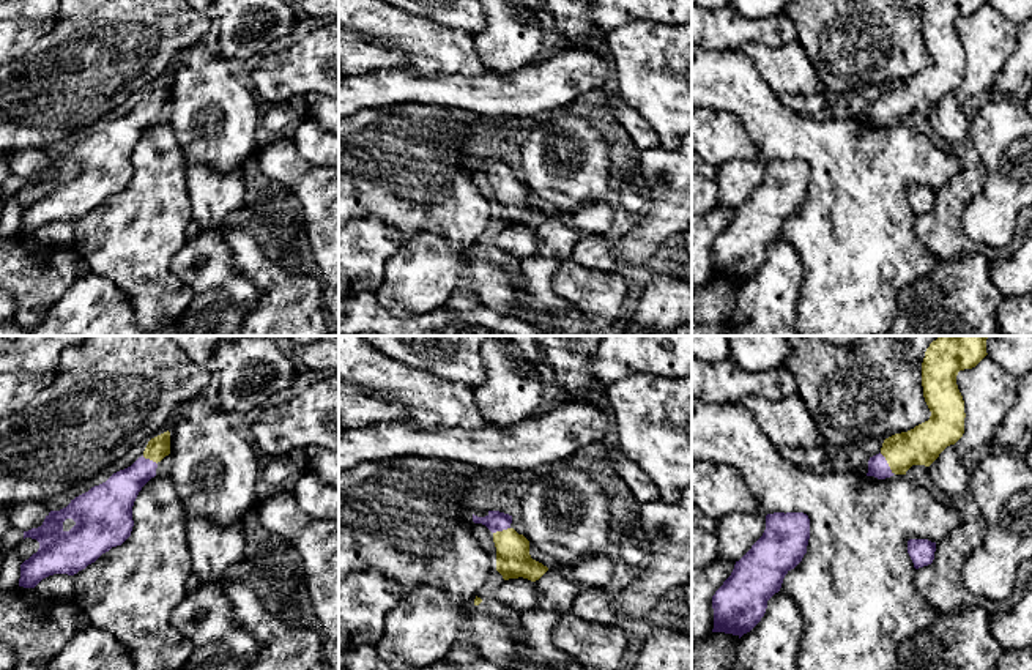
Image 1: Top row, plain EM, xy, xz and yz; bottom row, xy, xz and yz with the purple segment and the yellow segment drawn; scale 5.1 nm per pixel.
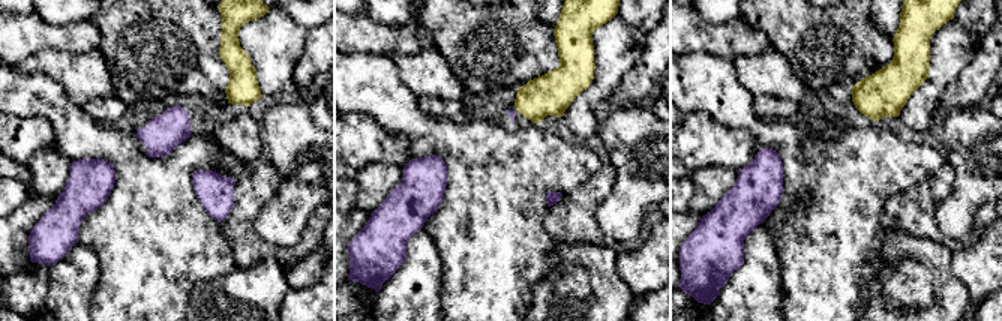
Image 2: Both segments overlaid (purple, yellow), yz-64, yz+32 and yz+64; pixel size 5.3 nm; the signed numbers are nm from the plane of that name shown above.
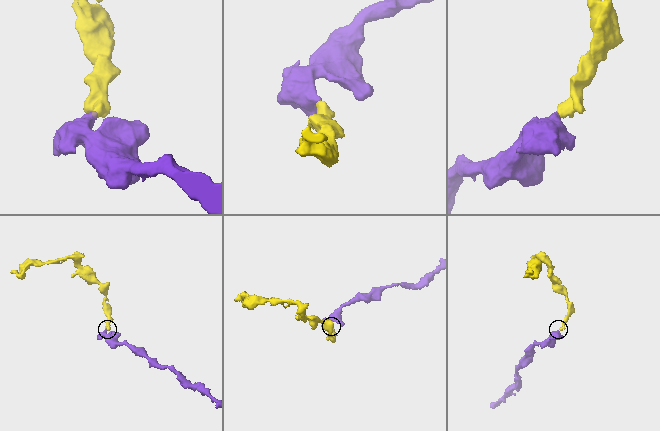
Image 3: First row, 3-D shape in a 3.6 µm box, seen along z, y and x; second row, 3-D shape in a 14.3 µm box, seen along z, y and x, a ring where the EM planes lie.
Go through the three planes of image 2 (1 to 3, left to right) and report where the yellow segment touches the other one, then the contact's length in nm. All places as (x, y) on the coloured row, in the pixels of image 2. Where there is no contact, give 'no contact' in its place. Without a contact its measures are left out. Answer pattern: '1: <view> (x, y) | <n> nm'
1: no contact
2: no contact
3: no contact

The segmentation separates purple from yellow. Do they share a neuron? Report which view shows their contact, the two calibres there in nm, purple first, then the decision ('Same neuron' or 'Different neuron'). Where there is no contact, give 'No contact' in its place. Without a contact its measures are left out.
Touches purple in yz. Thickness 110 nm (purple) against 200 nm. Same neuron

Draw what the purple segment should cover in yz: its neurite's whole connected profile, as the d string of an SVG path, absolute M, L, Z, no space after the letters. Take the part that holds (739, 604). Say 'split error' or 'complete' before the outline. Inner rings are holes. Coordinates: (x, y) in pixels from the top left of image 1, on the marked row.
complete | M774 512L766 516L766 530L752 549L734 564L731 575L712 596L714 629L739 638L750 632L764 616L767 601L780 591L785 575L807 553L810 519L804 512Z

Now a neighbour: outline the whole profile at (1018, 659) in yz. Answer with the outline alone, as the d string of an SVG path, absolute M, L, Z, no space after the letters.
M1032 645L1021 650L1004 651L996 670L1032 670Z

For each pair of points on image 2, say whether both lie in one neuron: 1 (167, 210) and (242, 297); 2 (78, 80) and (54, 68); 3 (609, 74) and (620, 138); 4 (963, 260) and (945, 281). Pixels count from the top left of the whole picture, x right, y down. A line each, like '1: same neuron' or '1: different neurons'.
1: different neurons
2: same neuron
3: different neurons
4: different neurons

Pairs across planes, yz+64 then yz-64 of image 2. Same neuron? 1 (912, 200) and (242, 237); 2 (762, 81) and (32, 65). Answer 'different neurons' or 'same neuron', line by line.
1: same neuron
2: same neuron

